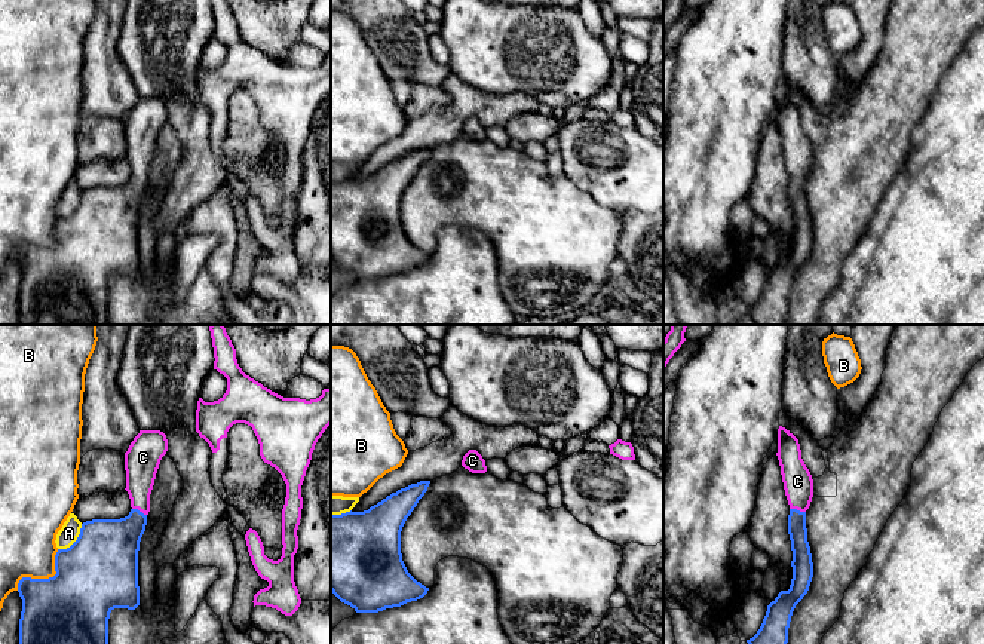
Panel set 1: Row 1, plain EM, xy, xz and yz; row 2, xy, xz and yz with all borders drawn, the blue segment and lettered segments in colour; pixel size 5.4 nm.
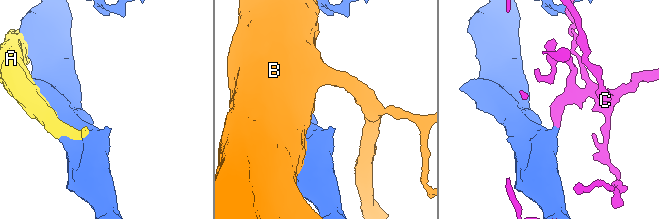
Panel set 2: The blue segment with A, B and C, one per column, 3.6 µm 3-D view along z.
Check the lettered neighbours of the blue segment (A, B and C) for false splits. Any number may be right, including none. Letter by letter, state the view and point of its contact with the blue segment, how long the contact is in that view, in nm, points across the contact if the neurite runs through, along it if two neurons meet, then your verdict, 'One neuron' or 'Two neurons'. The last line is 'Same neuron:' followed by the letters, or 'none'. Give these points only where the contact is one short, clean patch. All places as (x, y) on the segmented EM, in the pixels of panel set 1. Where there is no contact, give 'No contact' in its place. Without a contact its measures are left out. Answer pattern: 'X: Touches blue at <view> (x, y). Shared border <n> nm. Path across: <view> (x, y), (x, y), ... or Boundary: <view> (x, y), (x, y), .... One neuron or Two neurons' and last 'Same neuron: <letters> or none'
A: Touches blue at xy (76, 540). Shared border 190 nm. Two neurons
B: Touches blue at xy (45, 579). Shared border 320 nm. Two neurons
C: Touches blue at yz (796, 509). Shared border 90 nm. Path across: yz (797, 530), (796, 509), (797, 481). One neuron
Same neuron: C

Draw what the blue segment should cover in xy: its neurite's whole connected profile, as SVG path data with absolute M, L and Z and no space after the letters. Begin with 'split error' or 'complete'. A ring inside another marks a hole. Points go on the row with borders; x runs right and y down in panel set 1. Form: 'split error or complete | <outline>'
split error | M140 430L125 453L125 490L132 507L129 515L83 522L77 540L67 549L58 549L53 577L19 580L19 644L108 644L110 613L114 608L135 610L140 605L140 542L147 525L156 473L166 451L168 439L163 432Z

